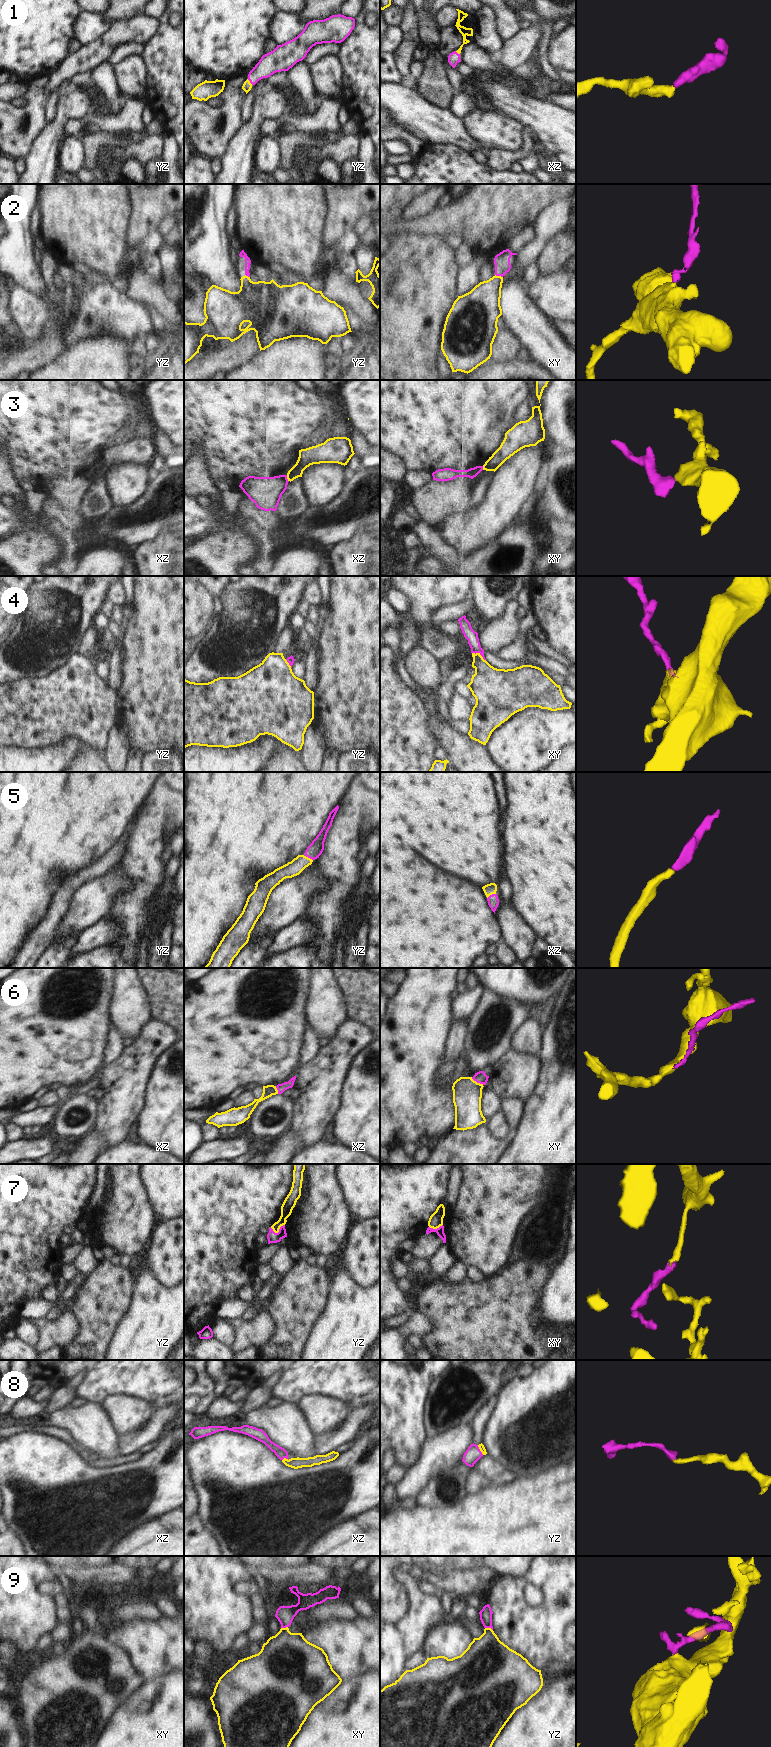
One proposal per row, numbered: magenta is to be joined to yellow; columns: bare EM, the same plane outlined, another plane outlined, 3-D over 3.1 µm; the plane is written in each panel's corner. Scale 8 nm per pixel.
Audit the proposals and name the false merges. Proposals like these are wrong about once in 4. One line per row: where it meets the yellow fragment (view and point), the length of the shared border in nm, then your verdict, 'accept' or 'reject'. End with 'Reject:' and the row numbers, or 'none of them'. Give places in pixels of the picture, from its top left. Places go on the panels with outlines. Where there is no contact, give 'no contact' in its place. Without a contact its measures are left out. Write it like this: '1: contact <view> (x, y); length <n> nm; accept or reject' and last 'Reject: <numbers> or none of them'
1: contact yz (249, 82); length 60 nm; accept
2: contact xy (499, 276); length 70 nm; accept
3: contact xz (287, 478); length 60 nm; reject
4: contact xy (479, 654); length 130 nm; accept
5: contact xz (491, 894); length 80 nm; accept
6: contact xy (476, 1082); length 120 nm; accept
7: contact yz (278, 1231); length 120 nm; accept
8: contact xz (285, 1458); length 60 nm; accept
9: contact yz (489, 1628); length 70 nm; accept
Reject: 3

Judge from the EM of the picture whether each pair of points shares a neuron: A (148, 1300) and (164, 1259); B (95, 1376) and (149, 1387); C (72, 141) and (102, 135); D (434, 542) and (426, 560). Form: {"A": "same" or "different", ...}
{"A": "different", "B": "same", "C": "different", "D": "same"}

